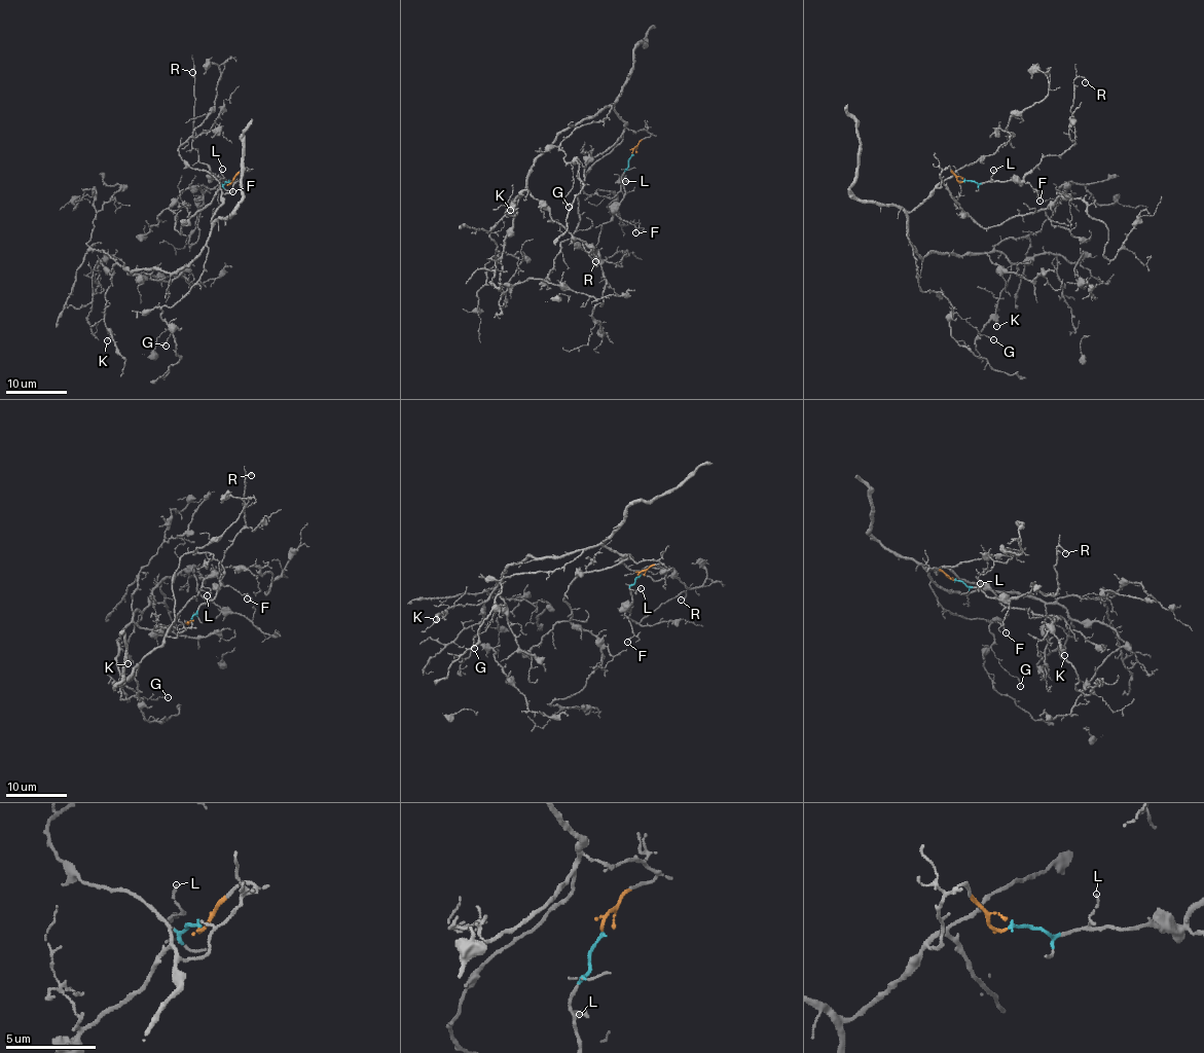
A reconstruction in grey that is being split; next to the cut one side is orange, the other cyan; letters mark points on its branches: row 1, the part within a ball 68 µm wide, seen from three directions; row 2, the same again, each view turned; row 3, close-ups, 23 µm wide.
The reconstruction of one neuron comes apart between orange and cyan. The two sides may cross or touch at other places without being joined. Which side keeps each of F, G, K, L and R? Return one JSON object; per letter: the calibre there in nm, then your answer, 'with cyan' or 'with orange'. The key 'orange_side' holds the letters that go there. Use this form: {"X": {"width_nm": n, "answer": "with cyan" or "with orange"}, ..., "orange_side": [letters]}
{"F": {"width_nm": 100, "answer": "with cyan"}, "G": {"width_nm": 90, "answer": "with orange"}, "K": {"width_nm": 100, "answer": "with orange"}, "L": {"width_nm": 120, "answer": "with cyan"}, "R": {"width_nm": 100, "answer": "with cyan"}, "orange_side": ["G", "K"]}

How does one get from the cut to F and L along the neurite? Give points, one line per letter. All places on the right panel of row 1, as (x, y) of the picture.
F: (963, 181), (1024, 182), (1040, 201)
L: (963, 181), (989, 181), (992, 170)

